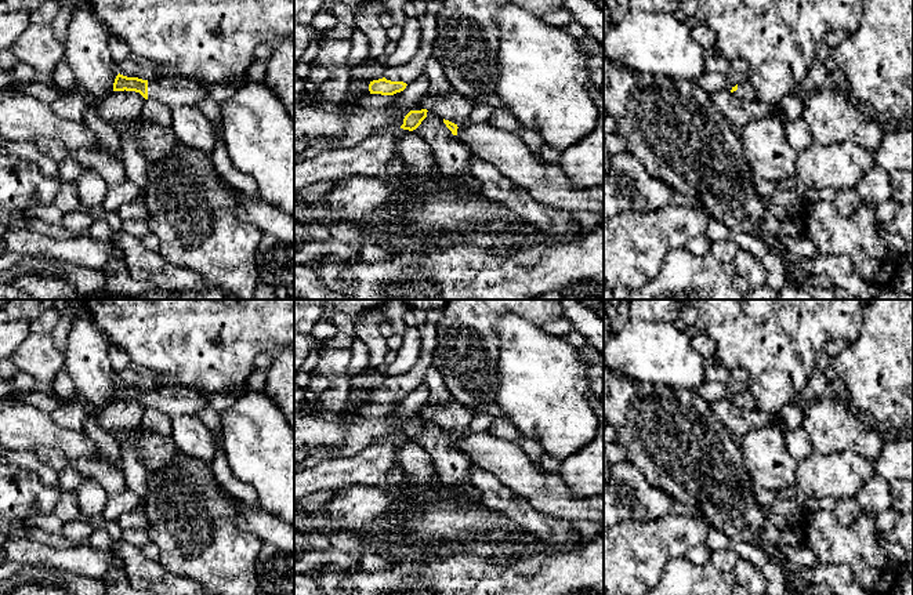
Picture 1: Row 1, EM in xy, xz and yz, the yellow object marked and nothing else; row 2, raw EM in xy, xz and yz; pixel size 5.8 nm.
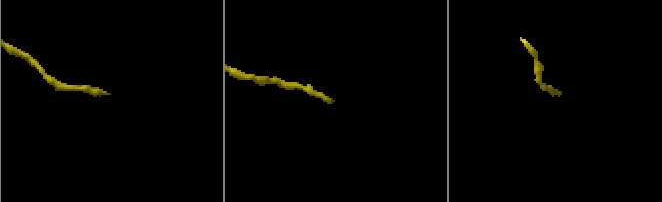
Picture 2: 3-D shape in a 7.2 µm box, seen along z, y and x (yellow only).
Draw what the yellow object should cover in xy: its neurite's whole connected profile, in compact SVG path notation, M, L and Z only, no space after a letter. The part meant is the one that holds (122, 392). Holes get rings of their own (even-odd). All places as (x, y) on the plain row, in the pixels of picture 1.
M117 384L113 392L113 400L135 400L145 409L159 410L170 417L198 416L209 402L198 391L178 385L151 387L142 389Z

